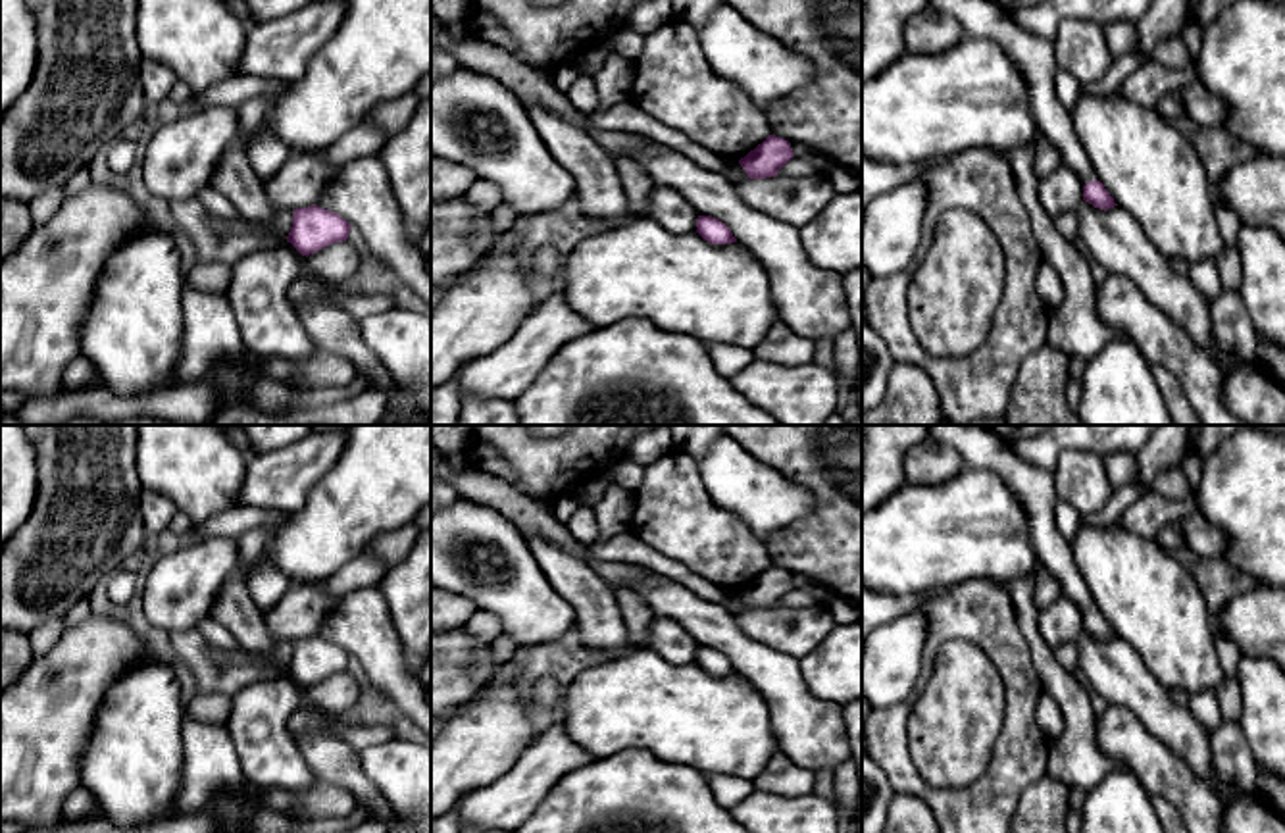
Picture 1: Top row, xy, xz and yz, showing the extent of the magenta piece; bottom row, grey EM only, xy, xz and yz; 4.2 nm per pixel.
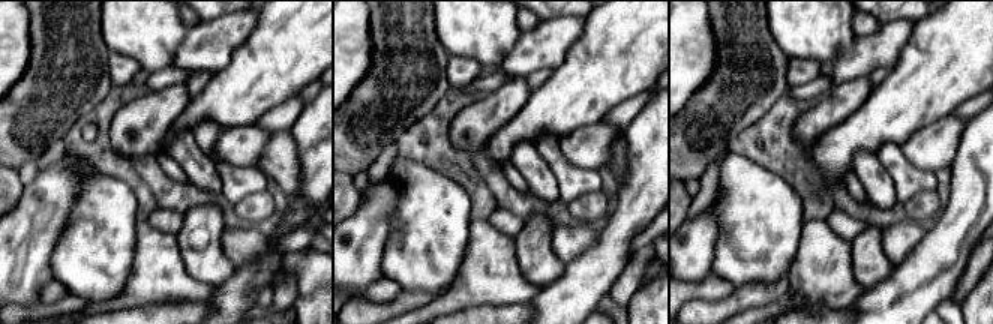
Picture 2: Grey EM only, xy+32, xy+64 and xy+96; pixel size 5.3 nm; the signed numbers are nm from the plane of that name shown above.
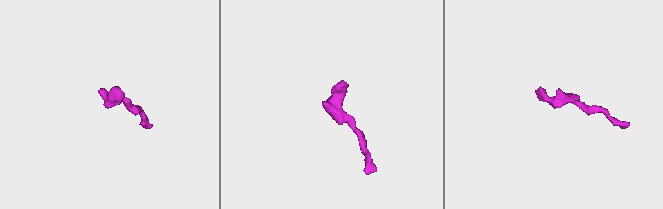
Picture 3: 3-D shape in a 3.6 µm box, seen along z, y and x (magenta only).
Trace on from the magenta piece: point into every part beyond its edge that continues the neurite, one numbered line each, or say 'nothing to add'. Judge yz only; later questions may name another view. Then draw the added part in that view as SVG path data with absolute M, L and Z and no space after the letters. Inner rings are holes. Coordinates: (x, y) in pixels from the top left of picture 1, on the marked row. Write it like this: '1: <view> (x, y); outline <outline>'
1: yz (1033, 56); outline M929 0L929 4L952 15L966 37L991 38L1008 52L1025 79L1035 123L1058 150L1062 165L1073 169L1083 183L1095 181L1095 169L1073 133L1071 110L1056 96L1058 63L1052 42L1020 29L995 0Z

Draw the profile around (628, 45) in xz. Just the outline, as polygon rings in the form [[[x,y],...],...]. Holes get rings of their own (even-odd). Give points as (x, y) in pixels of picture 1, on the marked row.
[[[619,29],[614,33],[612,54],[635,62],[642,46],[644,46],[644,37],[635,31]]]

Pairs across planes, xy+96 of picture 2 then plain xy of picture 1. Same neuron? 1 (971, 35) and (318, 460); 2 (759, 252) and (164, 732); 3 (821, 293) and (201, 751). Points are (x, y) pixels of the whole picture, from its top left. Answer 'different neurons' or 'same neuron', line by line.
1: different neurons
2: same neuron
3: same neuron

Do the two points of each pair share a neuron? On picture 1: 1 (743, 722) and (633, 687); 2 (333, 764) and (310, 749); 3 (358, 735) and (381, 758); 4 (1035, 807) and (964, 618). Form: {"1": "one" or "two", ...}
{"1": "one", "2": "one", "3": "two", "4": "two"}

